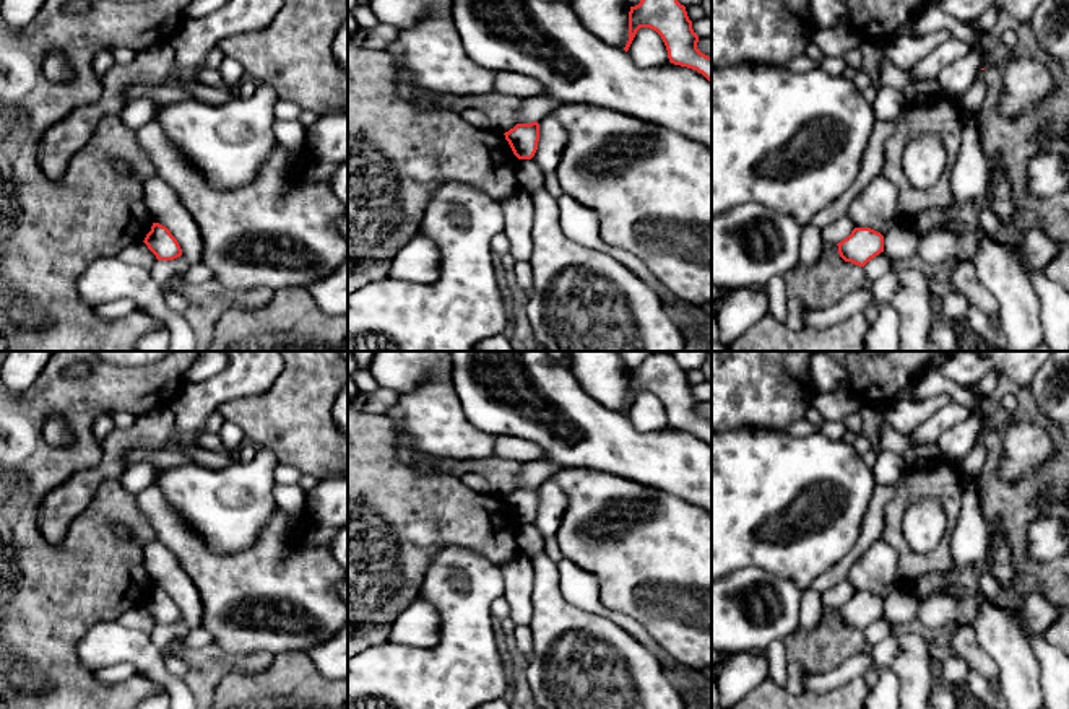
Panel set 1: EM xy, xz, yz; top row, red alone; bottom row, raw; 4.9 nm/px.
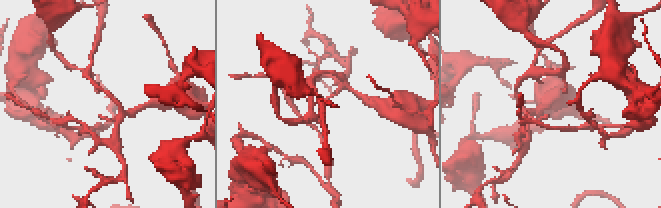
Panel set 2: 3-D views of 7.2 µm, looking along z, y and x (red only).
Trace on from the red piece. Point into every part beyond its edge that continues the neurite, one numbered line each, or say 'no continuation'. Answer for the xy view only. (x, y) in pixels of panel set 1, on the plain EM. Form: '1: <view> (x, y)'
no continuation

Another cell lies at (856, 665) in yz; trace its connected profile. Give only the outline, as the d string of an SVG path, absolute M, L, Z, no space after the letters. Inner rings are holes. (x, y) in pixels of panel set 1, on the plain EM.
M858 654L846 659L840 667L827 673L807 673L803 678L807 693L825 693L843 686L856 676L864 676L874 667L874 660L868 654Z

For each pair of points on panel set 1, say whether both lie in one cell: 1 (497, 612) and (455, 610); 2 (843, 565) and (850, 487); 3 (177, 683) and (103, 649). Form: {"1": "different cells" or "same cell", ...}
{"1": "different cells", "2": "different cells", "3": "same cell"}

